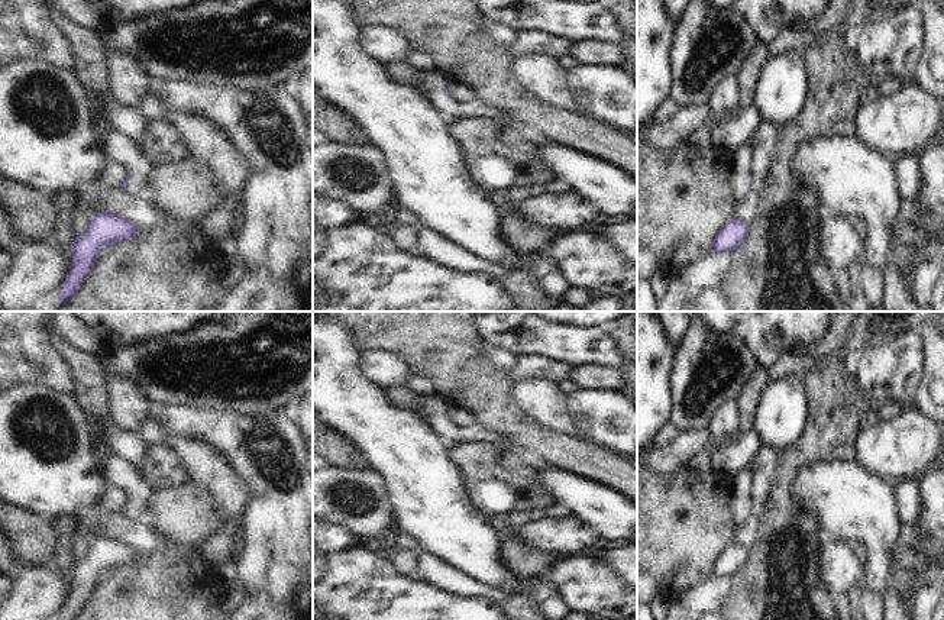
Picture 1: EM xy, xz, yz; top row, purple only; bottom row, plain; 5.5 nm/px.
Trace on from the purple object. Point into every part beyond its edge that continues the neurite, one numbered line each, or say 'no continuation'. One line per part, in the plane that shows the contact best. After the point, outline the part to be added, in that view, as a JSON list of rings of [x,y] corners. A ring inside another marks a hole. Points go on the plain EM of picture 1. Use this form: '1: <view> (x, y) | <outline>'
1: xy (122, 472) | [[[113,455],[106,468],[110,482],[130,493],[127,514],[133,519],[146,519],[155,490],[146,482],[140,469],[120,455]]]

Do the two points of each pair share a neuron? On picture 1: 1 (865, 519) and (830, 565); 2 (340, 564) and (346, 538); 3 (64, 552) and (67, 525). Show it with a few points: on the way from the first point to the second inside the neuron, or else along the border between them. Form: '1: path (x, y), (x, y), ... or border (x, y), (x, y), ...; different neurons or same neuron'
1: border (843, 542), (820, 543); different neurons
2: border (355, 545), (343, 551), (335, 551), (330, 555); different neurons
3: path (67, 545), (67, 532); same neuron

